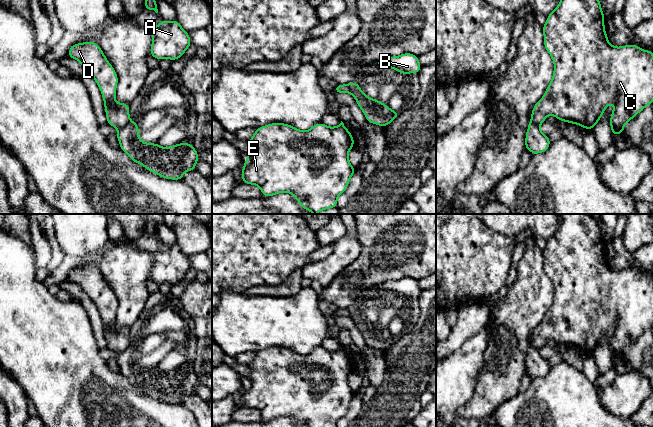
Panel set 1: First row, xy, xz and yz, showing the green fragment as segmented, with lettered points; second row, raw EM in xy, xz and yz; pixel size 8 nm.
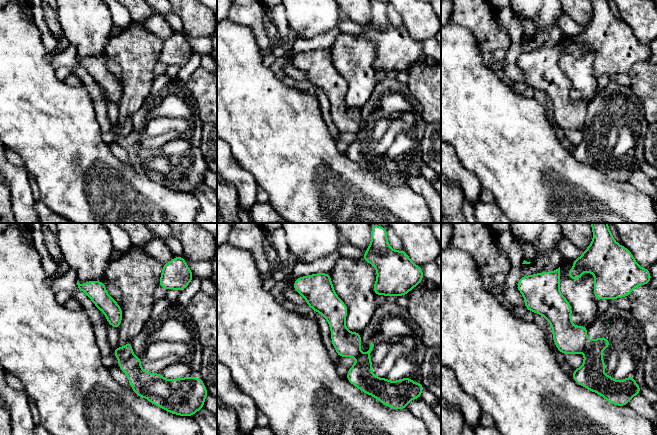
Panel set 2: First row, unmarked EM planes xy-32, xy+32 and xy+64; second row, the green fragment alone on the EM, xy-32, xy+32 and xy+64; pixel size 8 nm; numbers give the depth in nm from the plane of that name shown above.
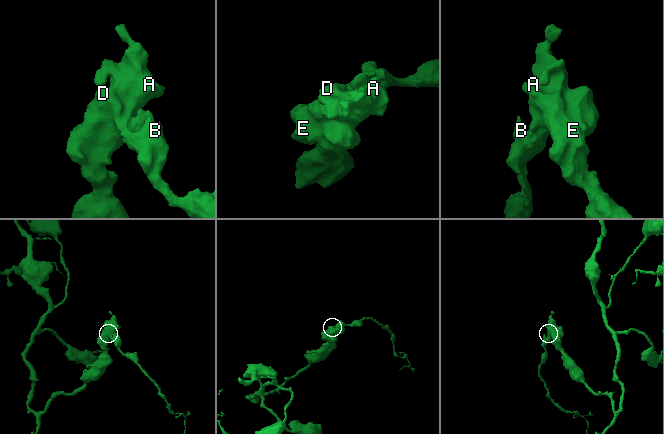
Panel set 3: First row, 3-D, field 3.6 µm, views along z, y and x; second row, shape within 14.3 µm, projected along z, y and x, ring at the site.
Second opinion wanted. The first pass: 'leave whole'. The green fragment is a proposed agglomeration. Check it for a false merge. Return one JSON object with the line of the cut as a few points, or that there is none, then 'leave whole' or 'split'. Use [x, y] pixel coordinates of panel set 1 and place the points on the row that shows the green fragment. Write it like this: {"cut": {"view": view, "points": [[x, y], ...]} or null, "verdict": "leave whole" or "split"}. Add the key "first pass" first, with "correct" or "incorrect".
{"first pass": "incorrect", "cut": {"view": "xy", "points": [[131, 122], [120, 128]]}, "verdict": "split"}

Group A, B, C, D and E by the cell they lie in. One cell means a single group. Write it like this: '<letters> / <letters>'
A C D E / B

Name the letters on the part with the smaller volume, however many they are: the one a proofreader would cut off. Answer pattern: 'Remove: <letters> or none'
Remove: B

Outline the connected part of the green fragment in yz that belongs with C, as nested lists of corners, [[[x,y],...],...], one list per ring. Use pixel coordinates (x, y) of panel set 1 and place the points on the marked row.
[[[561,0],[547,16],[542,26],[544,47],[554,62],[553,78],[543,97],[533,106],[530,122],[542,124],[548,115],[558,120],[577,124],[592,130],[601,119],[606,107],[614,102],[610,117],[612,135],[624,133],[624,125],[632,120],[646,106],[653,104],[653,50],[644,51],[635,44],[612,46],[604,27],[605,16],[600,0]]]

